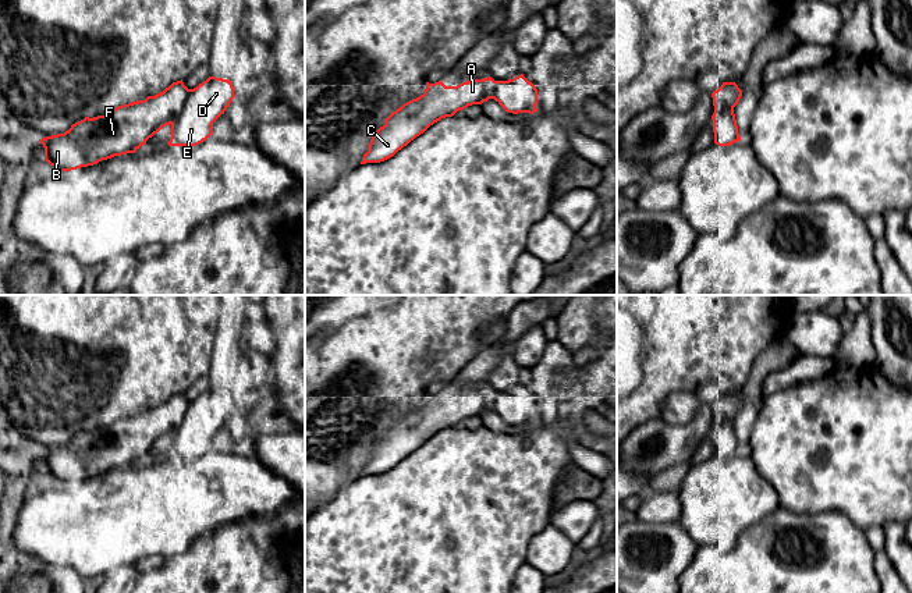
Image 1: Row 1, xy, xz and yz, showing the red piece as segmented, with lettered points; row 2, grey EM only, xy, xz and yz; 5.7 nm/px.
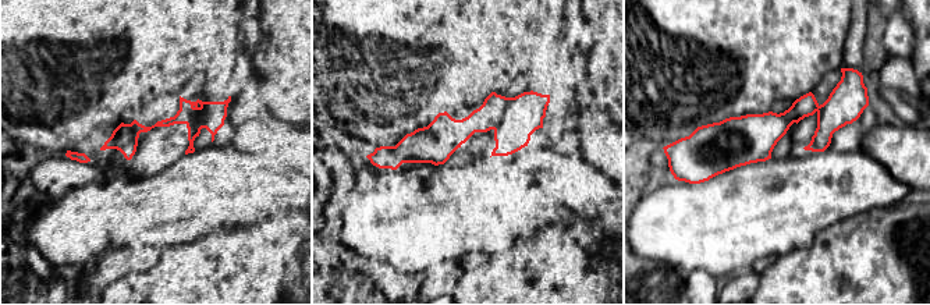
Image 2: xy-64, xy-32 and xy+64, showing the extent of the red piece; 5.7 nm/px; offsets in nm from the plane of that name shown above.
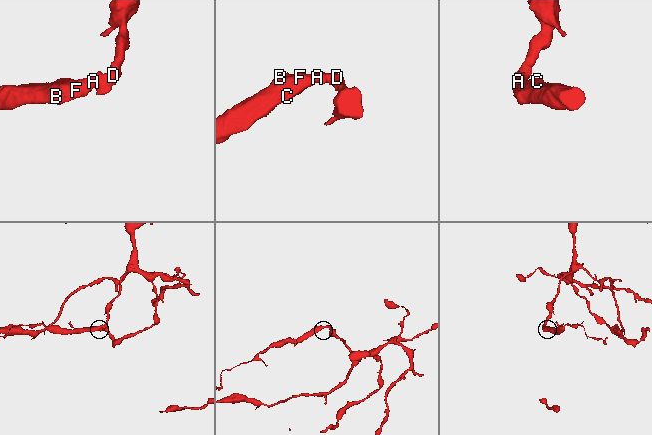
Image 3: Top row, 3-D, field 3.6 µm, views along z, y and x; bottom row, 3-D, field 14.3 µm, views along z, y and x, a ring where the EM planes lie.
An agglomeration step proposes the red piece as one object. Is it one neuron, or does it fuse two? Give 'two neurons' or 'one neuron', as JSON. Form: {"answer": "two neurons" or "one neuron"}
{"answer": "two neurons"}

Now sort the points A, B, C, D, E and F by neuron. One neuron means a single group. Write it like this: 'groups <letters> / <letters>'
groups A B C F / D E

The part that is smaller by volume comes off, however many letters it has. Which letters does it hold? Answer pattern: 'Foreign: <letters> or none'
Foreign: A, B, C, F

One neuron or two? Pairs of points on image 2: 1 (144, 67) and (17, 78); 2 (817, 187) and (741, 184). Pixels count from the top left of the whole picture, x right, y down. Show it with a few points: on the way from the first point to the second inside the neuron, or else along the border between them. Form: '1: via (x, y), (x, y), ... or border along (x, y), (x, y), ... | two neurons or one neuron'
1: via (112, 67), (49, 67) | one neuron
2: via (798, 191), (760, 191) | one neuron

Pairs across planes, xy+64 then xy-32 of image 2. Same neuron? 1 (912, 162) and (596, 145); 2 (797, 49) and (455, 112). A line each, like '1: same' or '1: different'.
1: same
2: different

